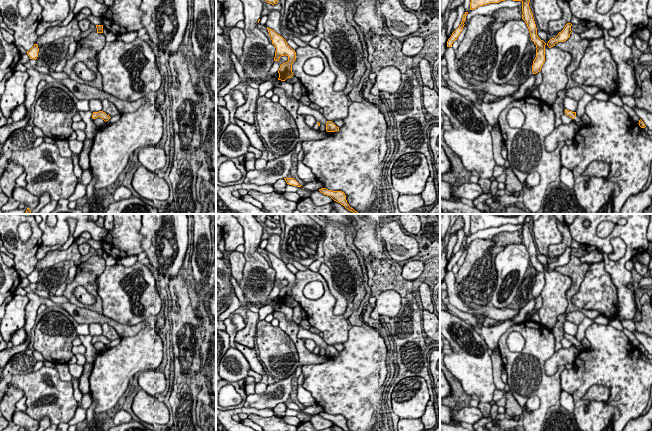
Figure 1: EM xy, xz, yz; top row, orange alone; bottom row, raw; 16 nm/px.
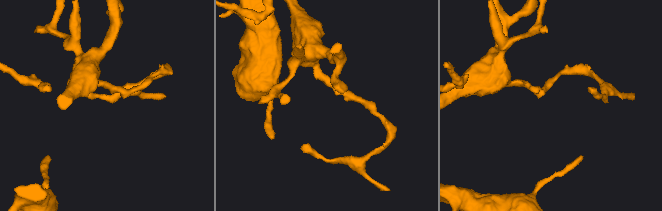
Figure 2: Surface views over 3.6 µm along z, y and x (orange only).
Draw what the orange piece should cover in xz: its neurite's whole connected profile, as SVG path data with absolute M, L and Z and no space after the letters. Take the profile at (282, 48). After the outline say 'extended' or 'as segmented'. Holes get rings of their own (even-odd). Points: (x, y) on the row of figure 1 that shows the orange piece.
M268 28L269 36L272 40L272 44L275 46L274 61L279 61L281 56L287 56L288 61L281 64L278 70L278 80L285 81L287 78L291 78L294 74L292 72L292 64L296 60L296 52L286 42L286 40L277 34L274 30Z | as segmented

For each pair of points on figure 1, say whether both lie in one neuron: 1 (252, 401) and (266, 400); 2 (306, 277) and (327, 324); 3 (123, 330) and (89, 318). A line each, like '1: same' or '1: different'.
1: same
2: same
3: same

